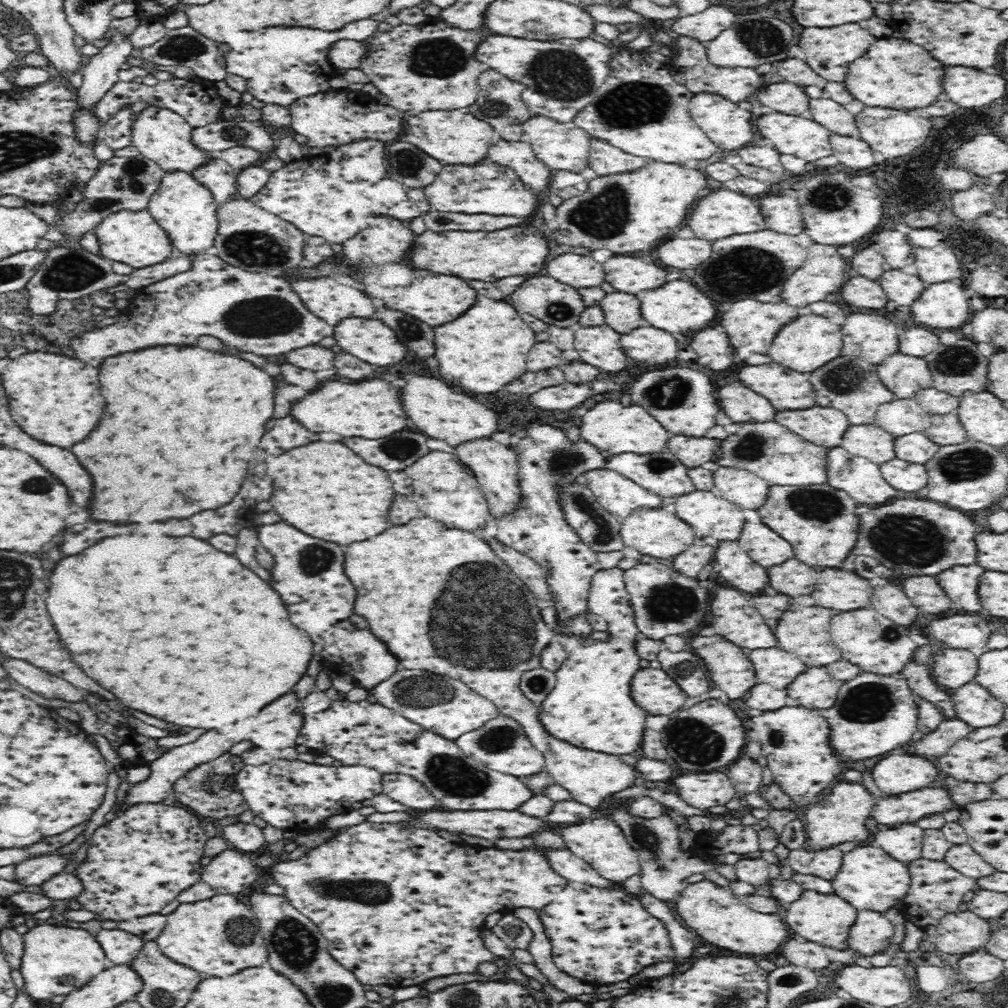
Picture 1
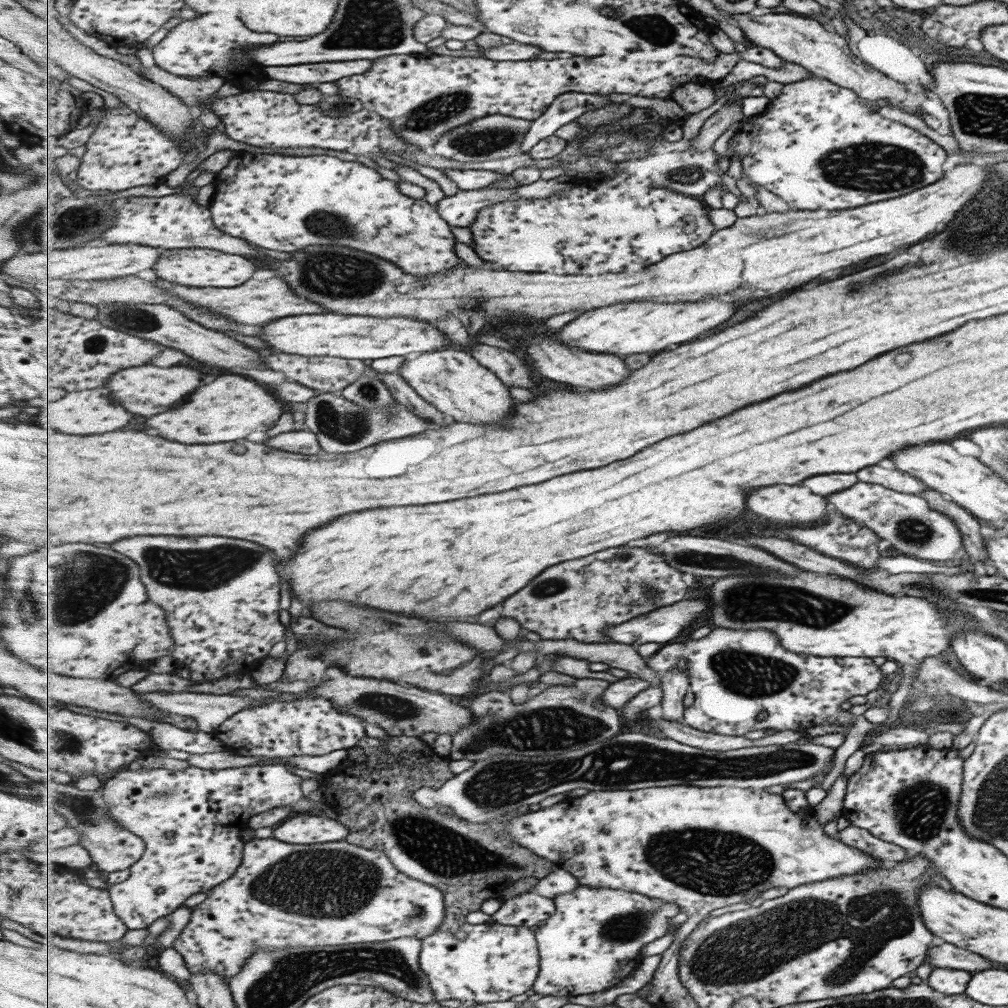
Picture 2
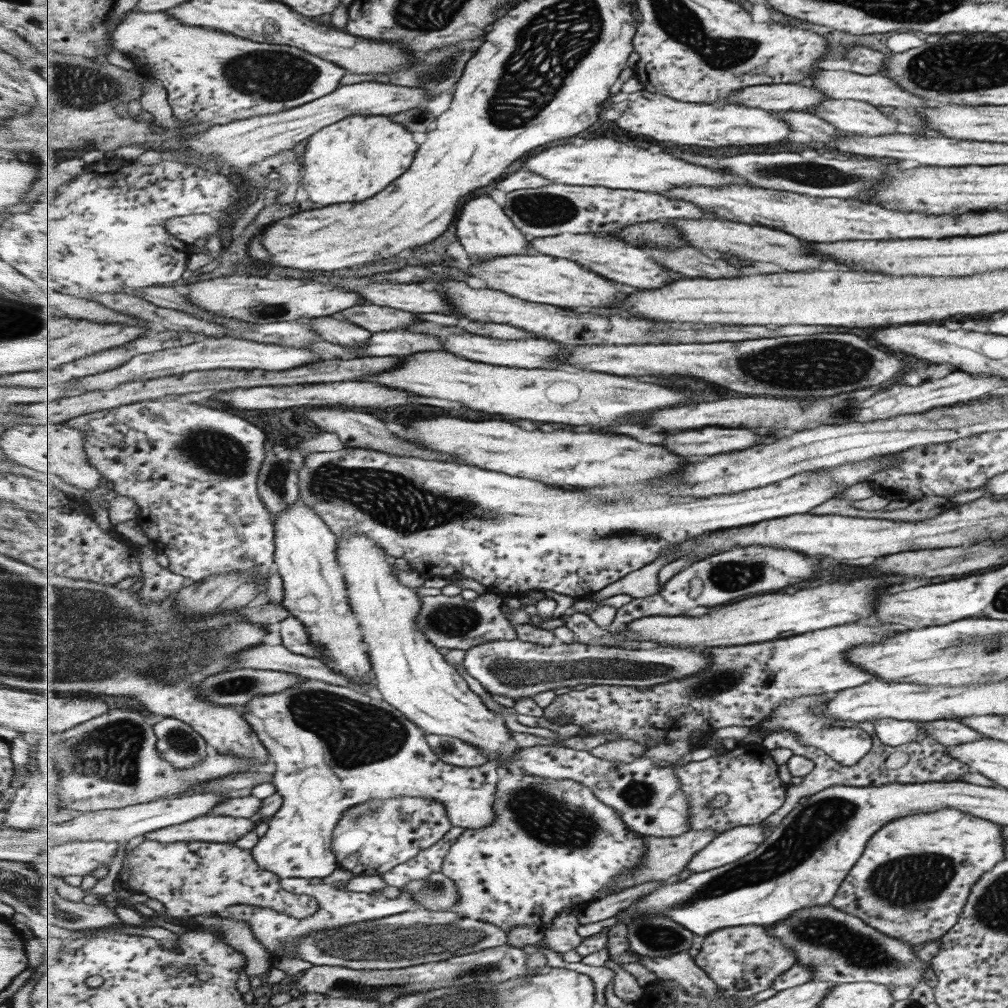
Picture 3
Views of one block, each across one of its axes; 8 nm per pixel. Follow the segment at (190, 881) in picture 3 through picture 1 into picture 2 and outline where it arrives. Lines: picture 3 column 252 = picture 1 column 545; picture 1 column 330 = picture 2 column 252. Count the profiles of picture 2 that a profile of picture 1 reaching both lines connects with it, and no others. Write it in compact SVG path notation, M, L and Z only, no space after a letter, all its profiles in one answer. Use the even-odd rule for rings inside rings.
M274 836L254 837L247 842L239 870L228 881L208 890L206 899L191 909L191 920L174 947L184 956L192 973L216 972L227 984L260 948L352 945L403 937L423 940L445 920L443 892L399 871L386 852L366 849L347 840L306 845L281 842Z

